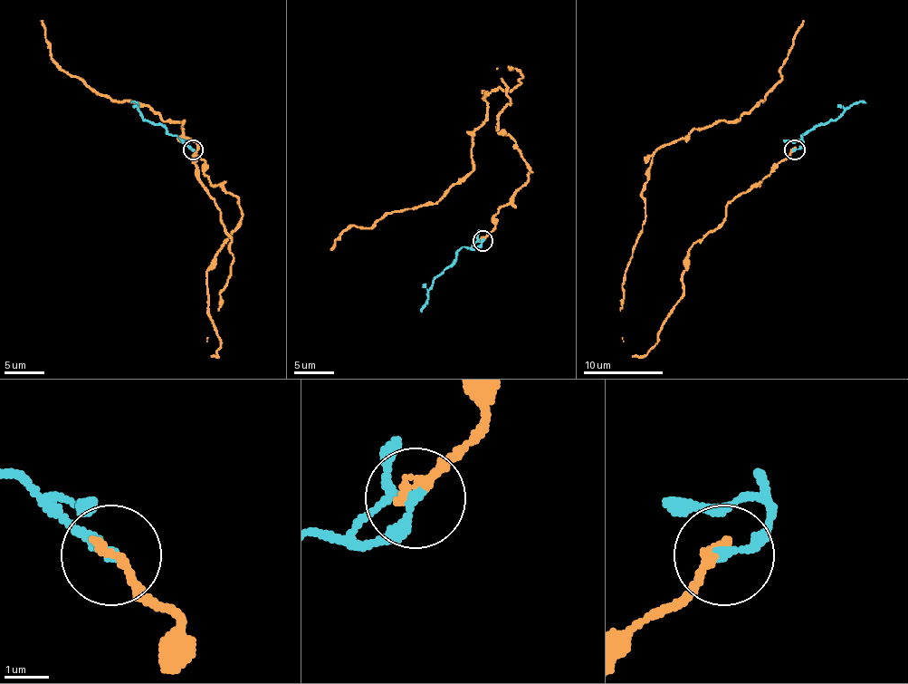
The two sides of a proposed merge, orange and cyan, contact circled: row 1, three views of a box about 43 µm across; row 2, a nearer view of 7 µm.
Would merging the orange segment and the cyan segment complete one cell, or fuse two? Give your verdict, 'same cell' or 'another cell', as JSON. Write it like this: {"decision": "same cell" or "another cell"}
{"decision": "same cell"}

